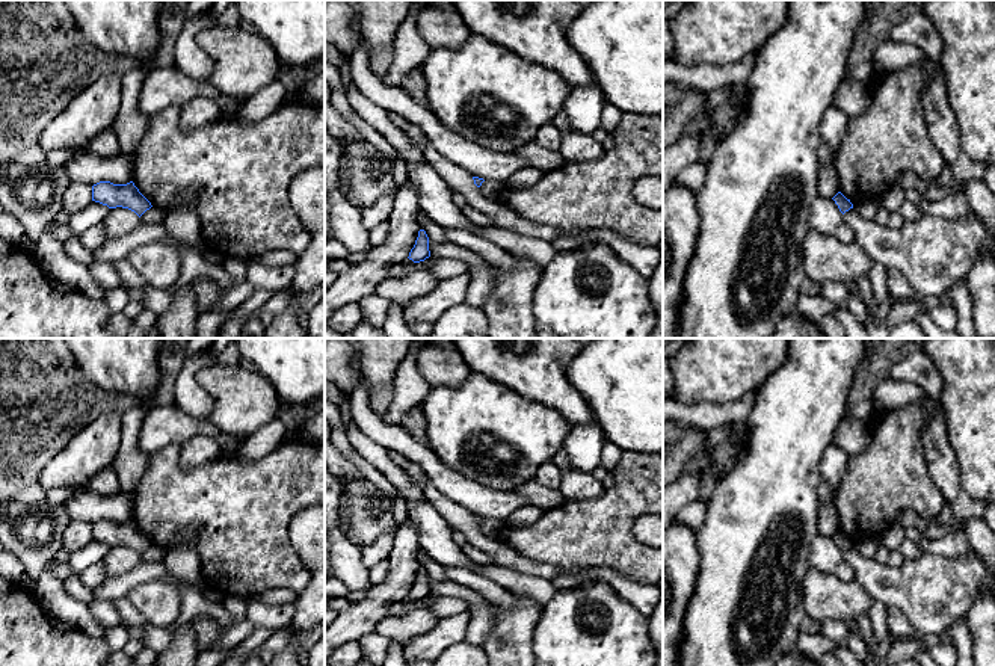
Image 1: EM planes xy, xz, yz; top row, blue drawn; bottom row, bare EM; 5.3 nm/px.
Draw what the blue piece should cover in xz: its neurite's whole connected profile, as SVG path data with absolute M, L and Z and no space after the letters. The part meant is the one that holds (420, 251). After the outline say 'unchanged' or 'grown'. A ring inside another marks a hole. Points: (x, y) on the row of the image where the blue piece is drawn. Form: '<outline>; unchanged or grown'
M420 230L418 237L415 240L415 245L411 249L408 258L412 260L414 263L420 263L420 261L424 261L429 257L430 257L429 237L427 237L424 230Z; unchanged

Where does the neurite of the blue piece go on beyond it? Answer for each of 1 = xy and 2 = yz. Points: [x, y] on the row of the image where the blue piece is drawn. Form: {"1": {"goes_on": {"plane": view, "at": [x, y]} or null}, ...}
{"1": {"goes_on": null}, "2": {"goes_on": null}}

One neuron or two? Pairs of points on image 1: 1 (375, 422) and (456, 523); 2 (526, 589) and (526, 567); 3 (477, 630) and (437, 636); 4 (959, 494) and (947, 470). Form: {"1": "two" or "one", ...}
{"1": "two", "2": "two", "3": "two", "4": "one"}

